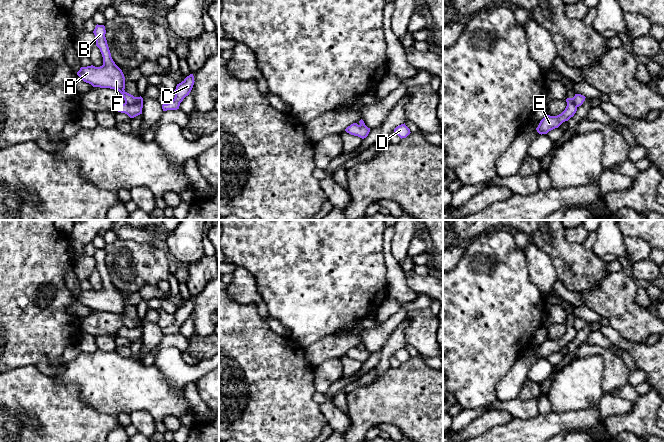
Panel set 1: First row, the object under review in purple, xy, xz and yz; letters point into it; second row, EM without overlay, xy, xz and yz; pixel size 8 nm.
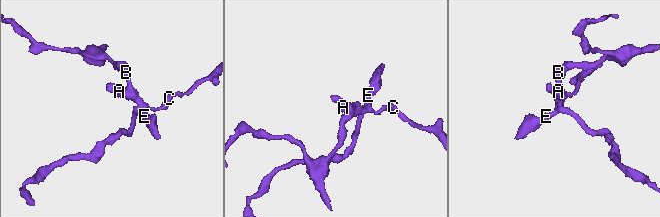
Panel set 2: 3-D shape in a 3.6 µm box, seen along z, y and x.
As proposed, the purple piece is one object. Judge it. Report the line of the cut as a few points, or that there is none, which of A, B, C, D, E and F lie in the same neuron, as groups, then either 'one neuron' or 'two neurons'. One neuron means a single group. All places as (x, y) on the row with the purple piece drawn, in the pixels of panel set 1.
xy (125, 102), (129, 104), (139, 102), (142, 104) | A B C D F / E | two neurons

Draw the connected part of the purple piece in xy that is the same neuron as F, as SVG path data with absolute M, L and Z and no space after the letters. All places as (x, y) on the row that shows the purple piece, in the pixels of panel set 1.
M97 24L93 33L96 37L96 46L100 49L103 57L103 65L100 67L93 65L81 67L77 75L84 82L91 84L93 87L118 90L122 94L126 104L132 105L139 102L143 104L143 98L141 96L134 97L124 90L125 77L122 70L115 64L111 57L105 37L105 26Z

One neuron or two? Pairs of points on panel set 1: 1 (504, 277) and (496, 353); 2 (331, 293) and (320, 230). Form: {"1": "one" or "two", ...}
{"1": "one", "2": "one"}

